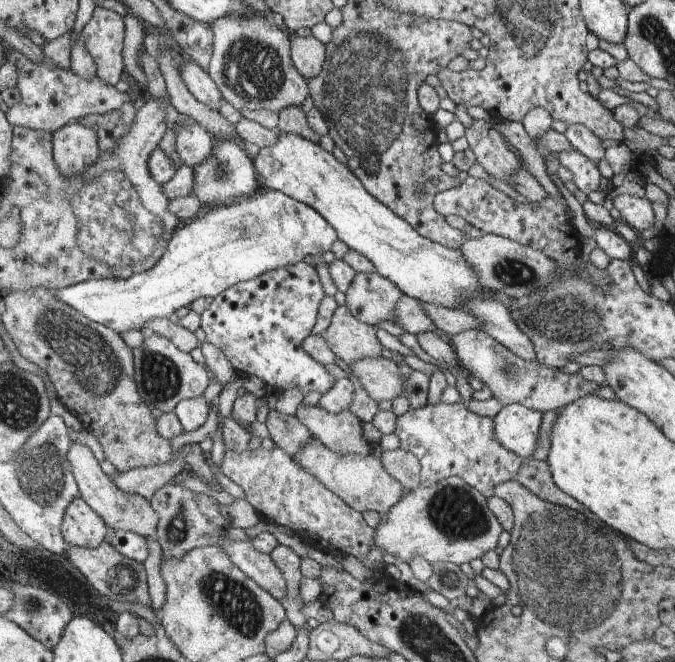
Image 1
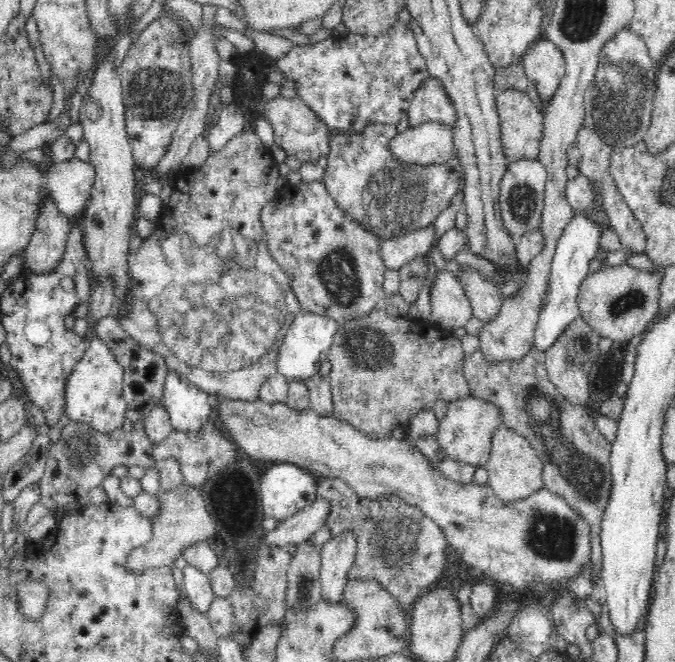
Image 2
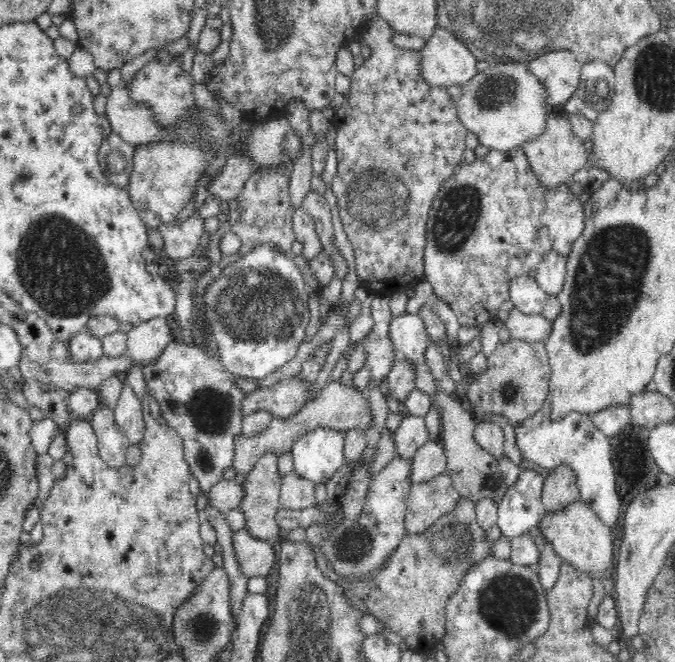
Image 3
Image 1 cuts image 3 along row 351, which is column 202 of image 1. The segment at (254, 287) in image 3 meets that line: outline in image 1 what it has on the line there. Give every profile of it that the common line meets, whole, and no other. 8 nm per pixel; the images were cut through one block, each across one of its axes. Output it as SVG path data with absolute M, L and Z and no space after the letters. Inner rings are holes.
M263 189L254 196L240 200L232 206L209 208L188 223L182 224L169 240L164 258L149 271L133 274L120 279L92 279L70 288L57 290L58 300L70 304L74 310L89 317L90 320L105 325L117 333L130 330L143 331L144 324L154 318L169 318L180 308L189 307L196 298L218 296L236 283L252 280L276 268L292 266L306 260L310 255L326 254L336 242L337 230L310 205L286 196L274 189Z

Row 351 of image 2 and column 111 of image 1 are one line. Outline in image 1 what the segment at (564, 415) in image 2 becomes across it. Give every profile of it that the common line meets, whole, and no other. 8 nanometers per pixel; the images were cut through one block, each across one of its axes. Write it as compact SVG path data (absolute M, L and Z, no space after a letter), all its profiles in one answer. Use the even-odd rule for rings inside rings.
M176 452L174 460L170 460L170 464L133 468L126 472L115 472L110 475L110 480L114 480L114 484L122 492L131 495L139 494L150 501L154 493L164 485L168 485L170 480L178 479L184 475L187 467L188 465L184 462L182 452Z

